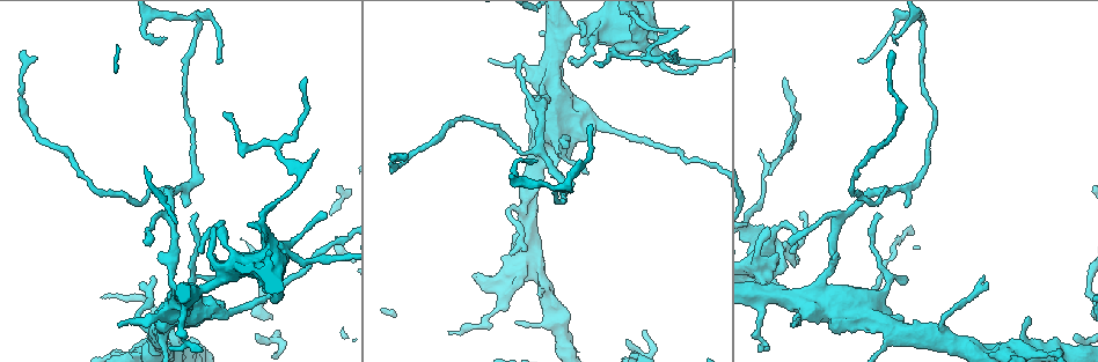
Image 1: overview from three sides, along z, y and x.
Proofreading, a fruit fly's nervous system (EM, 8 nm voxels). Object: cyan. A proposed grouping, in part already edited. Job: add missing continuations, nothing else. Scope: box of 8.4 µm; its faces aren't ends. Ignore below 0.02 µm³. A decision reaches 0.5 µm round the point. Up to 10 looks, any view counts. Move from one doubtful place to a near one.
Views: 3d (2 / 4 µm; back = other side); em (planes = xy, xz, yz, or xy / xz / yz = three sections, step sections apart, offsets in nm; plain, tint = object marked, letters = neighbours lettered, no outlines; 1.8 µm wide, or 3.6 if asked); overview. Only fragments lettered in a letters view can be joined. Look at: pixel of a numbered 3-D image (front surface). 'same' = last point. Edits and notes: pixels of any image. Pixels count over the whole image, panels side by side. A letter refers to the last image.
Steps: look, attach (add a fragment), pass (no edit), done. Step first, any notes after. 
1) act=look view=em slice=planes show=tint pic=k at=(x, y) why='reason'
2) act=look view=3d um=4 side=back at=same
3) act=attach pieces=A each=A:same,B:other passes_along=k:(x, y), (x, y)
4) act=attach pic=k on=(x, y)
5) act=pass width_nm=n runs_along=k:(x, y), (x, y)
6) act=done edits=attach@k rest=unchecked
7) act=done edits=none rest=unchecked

act=look view=3d um=4 pic=1 at=(244, 264) why='sudden change in width'

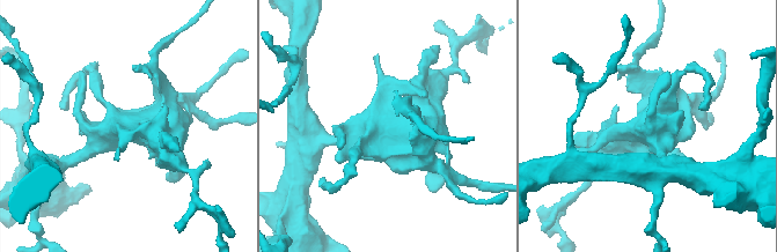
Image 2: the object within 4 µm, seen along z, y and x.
act=look view=em um=3.6 slice=planes show=letters pic=2 at=(383, 131)

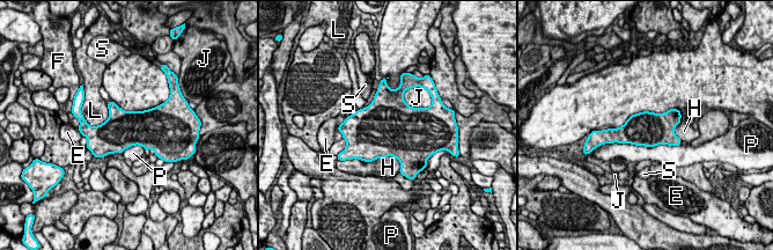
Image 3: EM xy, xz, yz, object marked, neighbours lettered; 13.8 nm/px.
act=pass each=E:other,F:other,H:other,J:other,L:other,P:other,S:other border=3:(610, 142), (649, 147), (682, 144) found='no lettered fragment goes on from it'

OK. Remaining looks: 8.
act=look view=em slice=xz step=8 show=tint pic=1 at=(609, 129) why='thick turns thin'

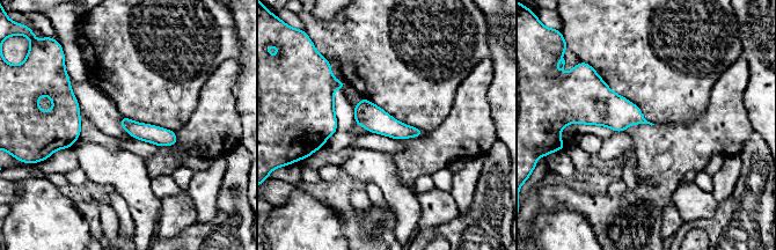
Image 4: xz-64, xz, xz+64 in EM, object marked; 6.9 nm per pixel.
act=look view=em slice=planes show=letters at=same

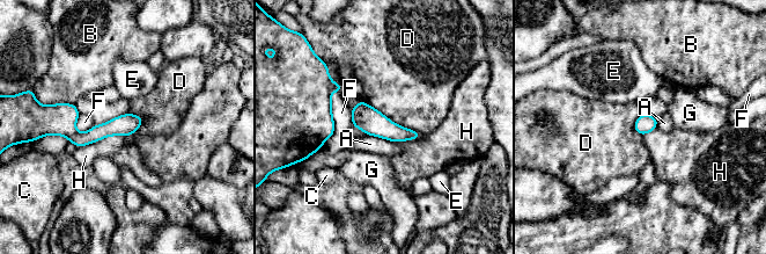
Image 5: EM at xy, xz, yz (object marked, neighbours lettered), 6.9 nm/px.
act=pass each=A:other,B:other,C:other,D:other,E:other,F:other,G:other,H:other border=5:(360, 99), (391, 121), (420, 133) found='no lettered fragment goes on from it'

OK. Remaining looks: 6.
act=look view=3d um=4 pic=1 at=(117, 325)

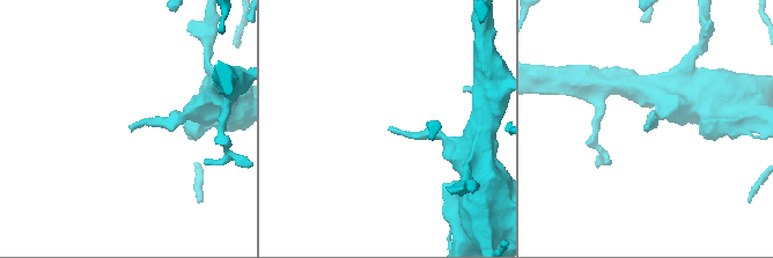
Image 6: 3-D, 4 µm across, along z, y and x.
act=look view=em slice=yz step=4 show=tint pic=6 at=(390, 130)

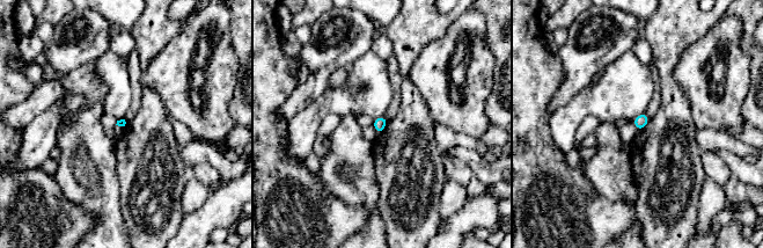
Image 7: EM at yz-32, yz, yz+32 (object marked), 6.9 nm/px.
act=look view=em slice=planes show=letters at=same

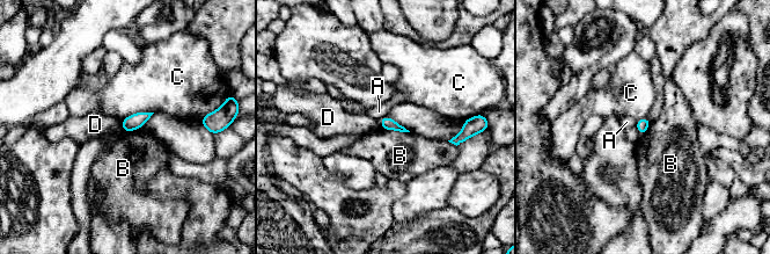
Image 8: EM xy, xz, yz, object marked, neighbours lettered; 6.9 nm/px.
act=pass each=A:other,B:other,C:other,D:other border=8:(381, 126), (388, 130), (409, 132) found='none of them fits'

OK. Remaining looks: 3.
act=look view=3d um=4 pic=1 at=(307, 80) why='tapers out'

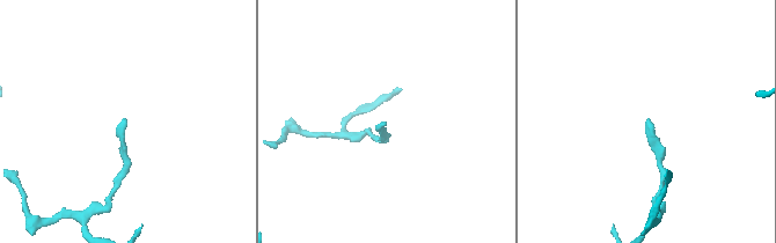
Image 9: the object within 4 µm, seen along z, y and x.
act=look view=em slice=yz step=8 show=letters pic=9 at=(125, 120)

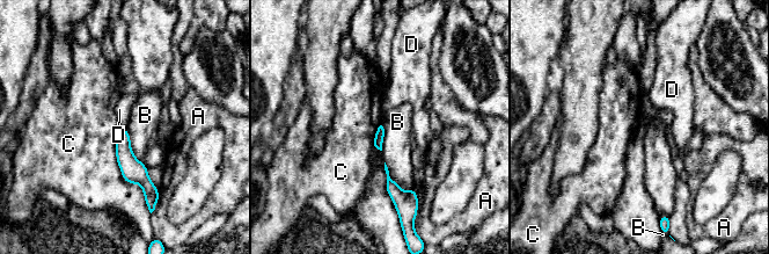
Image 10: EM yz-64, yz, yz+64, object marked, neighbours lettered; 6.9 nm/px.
act=look view=em slice=planes show=letters at=same why='cut it another way'

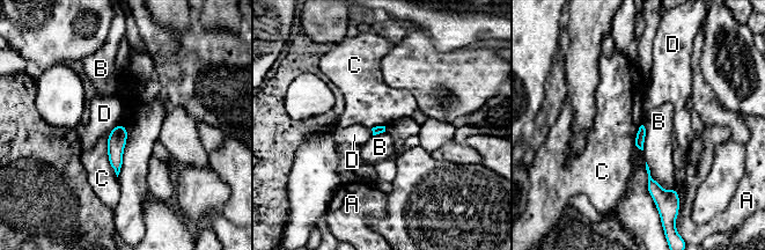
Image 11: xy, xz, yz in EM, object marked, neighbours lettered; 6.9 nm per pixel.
act=pass width_nm=60 each=A:other,B:other,C:other,D:other found='none of them fits'

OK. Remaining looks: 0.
act=done edits=none rest=unchecked

